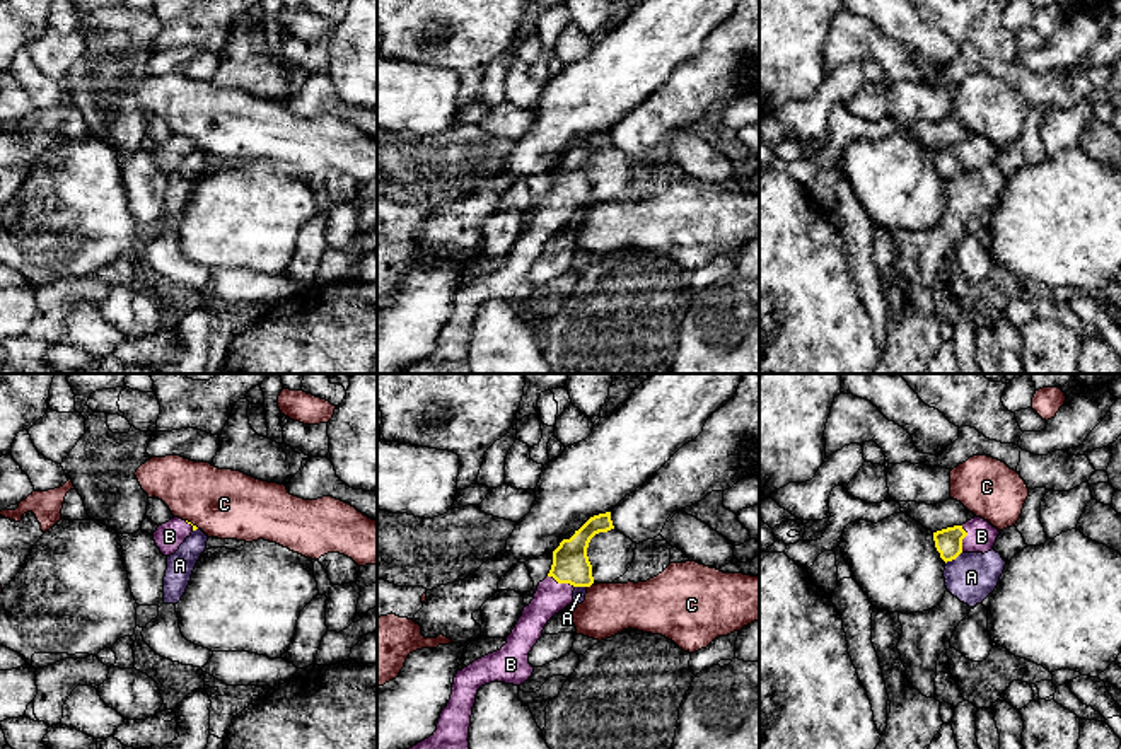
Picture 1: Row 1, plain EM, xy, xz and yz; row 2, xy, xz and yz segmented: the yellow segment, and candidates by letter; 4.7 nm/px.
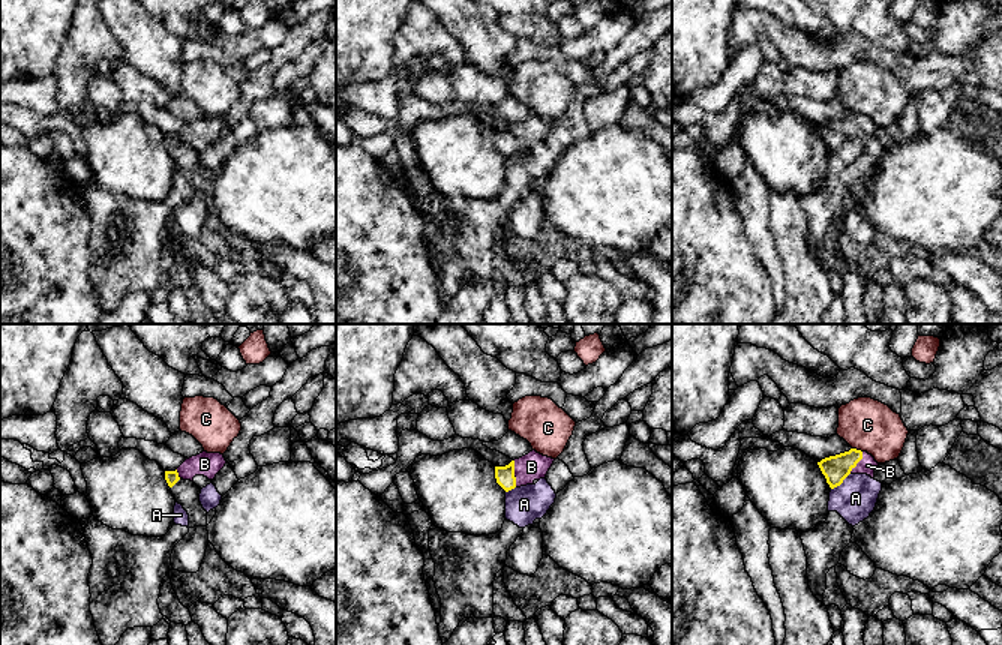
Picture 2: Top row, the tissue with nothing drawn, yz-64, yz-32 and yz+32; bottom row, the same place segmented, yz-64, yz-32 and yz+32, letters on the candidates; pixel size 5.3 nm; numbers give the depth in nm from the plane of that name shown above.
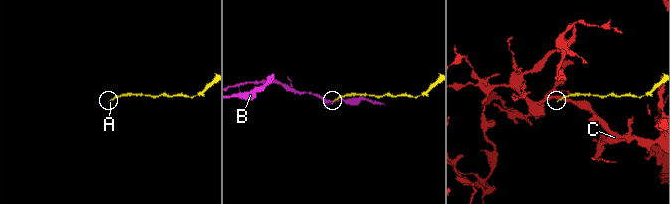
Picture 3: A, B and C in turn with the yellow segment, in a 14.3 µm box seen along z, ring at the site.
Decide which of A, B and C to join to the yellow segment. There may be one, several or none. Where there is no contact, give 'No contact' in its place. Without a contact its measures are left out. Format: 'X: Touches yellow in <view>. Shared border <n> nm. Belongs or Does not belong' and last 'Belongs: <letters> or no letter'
A: Touches yellow in yz. Shared border 100 nm. Does not belong
B: Touches yellow in xz. Shared border 140 nm. Belongs
C: Touches yellow in xz. Shared border 30 nm. Does not belong
Belongs: B

